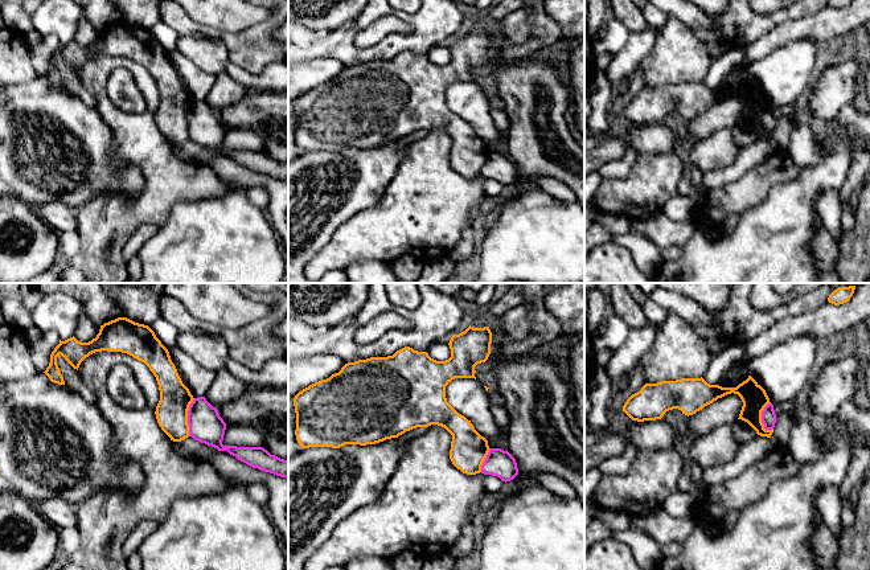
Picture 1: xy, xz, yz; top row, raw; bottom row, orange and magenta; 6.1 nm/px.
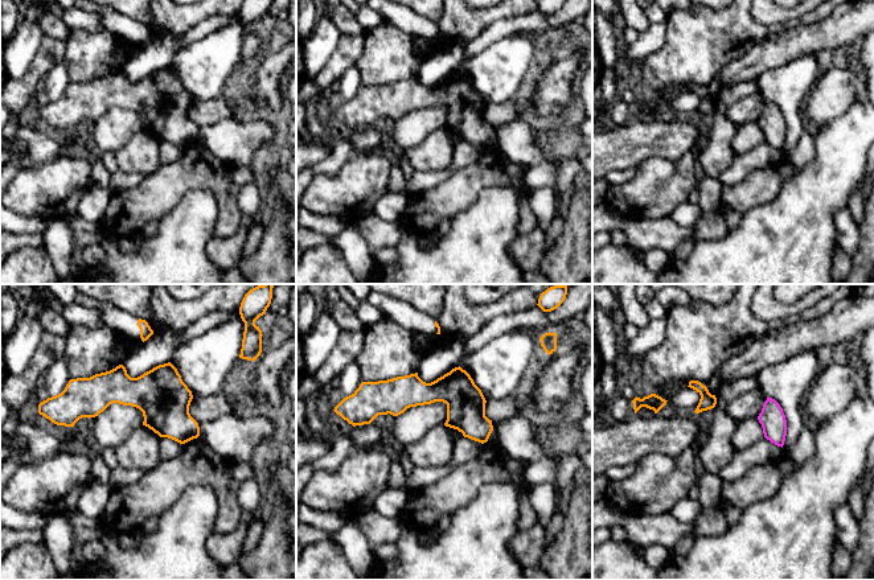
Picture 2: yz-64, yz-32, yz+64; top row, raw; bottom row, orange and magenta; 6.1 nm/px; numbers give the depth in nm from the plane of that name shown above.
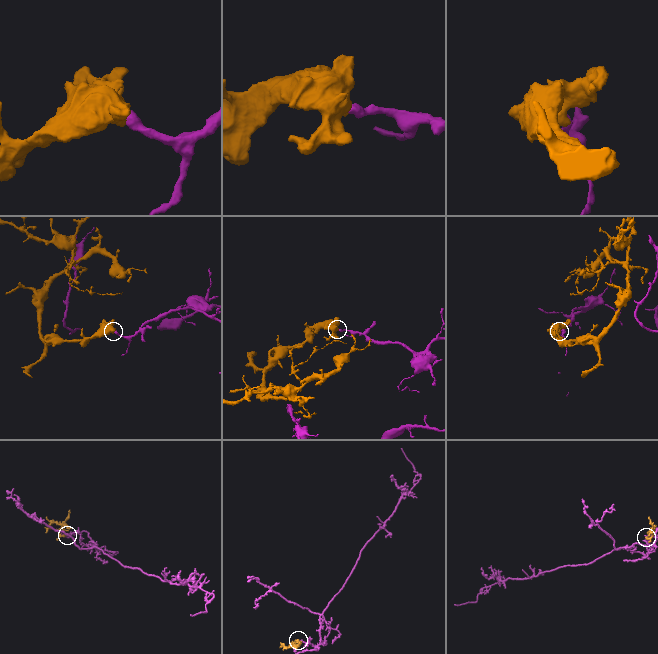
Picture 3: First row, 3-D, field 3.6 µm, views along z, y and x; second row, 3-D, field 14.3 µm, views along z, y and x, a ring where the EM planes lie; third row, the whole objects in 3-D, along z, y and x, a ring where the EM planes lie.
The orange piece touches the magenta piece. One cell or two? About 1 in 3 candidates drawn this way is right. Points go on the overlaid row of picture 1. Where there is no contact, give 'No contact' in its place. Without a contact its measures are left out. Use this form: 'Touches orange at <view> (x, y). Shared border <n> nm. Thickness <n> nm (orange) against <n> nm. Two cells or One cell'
Touches orange at xy (187, 417). Shared border 240 nm. Thickness 190 nm (orange) against 200 nm. Two cells

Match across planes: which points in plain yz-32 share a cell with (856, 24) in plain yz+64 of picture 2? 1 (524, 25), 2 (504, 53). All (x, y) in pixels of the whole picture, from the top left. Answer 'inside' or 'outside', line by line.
1: inside
2: outside

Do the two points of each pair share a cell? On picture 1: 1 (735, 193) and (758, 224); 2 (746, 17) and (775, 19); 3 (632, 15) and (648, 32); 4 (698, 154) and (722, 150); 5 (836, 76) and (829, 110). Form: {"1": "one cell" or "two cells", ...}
{"1": "two cells", "2": "one cell", "3": "two cells", "4": "one cell", "5": "one cell"}

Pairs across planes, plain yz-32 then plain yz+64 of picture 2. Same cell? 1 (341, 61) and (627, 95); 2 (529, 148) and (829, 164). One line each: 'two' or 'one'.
1: two
2: two

